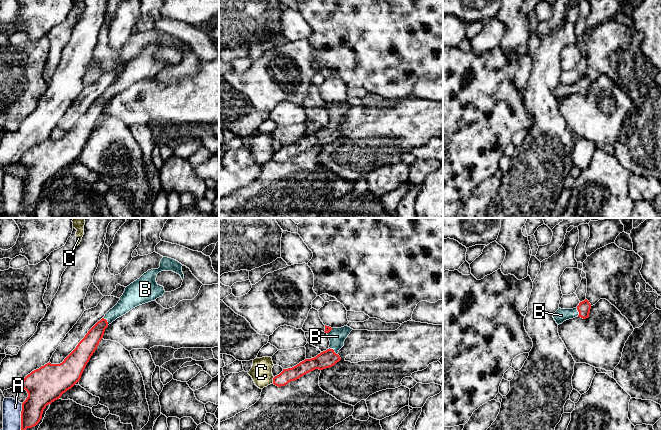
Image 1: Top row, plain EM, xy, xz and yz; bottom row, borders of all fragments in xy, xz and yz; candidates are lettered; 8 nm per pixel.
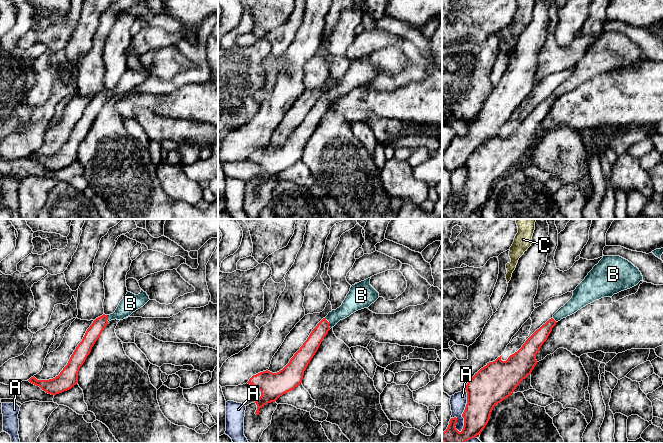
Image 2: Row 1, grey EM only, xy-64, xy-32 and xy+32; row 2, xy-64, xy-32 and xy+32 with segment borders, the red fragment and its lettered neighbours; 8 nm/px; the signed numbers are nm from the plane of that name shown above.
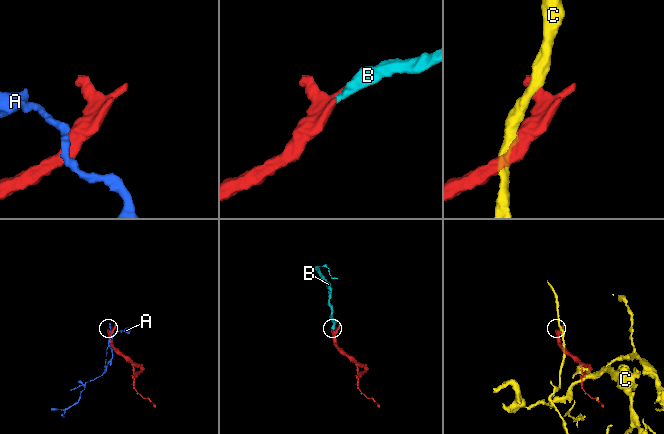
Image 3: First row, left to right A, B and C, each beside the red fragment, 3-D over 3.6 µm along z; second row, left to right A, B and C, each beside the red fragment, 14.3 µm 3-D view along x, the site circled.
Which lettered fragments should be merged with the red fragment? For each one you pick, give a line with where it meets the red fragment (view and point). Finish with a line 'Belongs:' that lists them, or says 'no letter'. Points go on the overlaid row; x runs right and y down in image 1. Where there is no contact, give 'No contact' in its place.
B: Touches red at xz (333, 350)
Belongs: B

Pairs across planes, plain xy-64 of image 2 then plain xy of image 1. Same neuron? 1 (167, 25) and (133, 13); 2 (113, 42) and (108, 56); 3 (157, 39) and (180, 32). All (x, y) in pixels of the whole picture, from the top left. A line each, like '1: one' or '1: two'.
1: two
2: two
3: two

